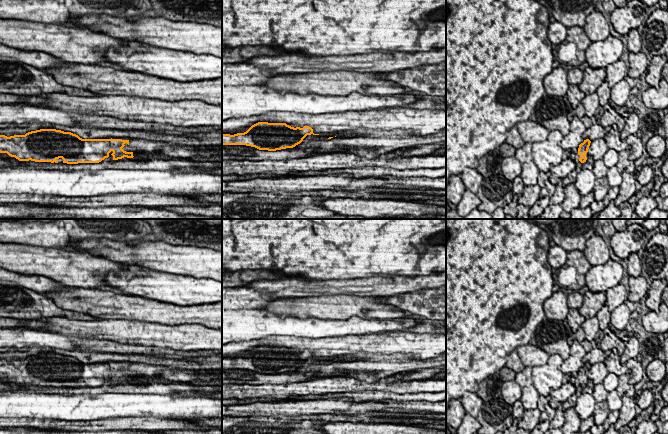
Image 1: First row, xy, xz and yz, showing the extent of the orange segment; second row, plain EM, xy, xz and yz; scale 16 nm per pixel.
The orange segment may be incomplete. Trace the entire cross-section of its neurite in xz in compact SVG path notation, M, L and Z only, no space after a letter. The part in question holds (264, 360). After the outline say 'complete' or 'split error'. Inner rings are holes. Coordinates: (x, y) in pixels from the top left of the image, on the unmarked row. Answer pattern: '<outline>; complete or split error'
M258 346L244 357L222 358L222 369L246 369L259 374L276 375L293 372L311 358L319 359L314 358L309 350L294 352L286 347Z; complete

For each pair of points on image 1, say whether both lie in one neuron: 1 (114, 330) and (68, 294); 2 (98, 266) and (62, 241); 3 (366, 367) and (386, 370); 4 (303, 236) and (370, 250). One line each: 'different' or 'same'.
1: different
2: different
3: same
4: same

